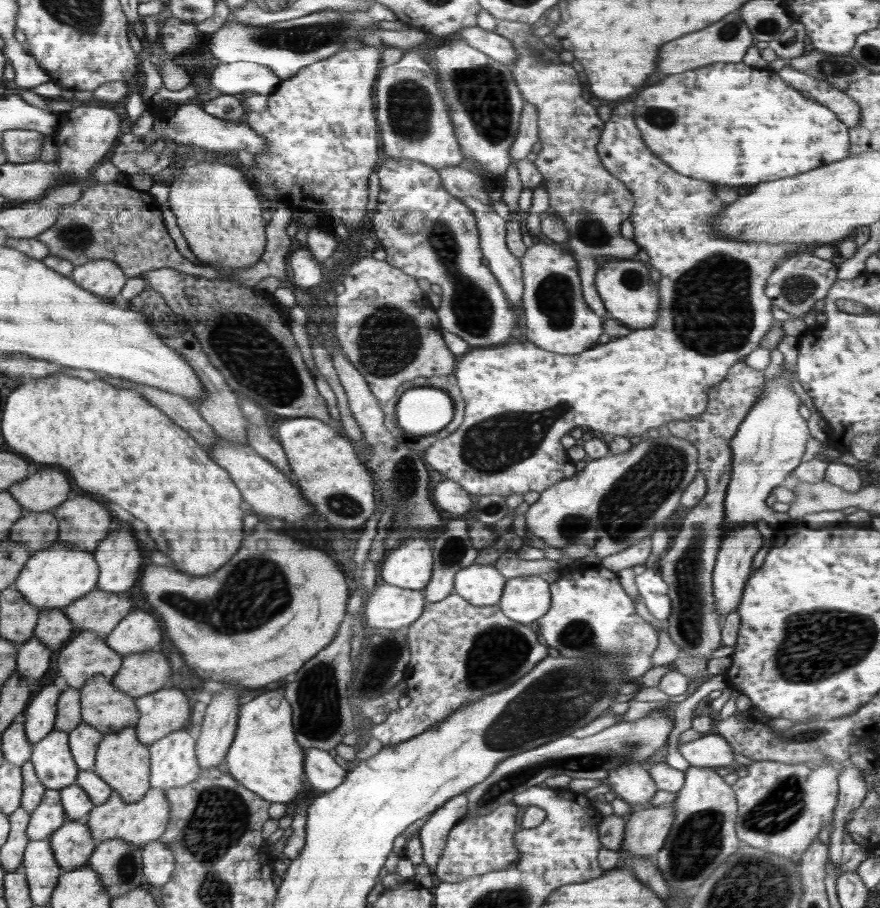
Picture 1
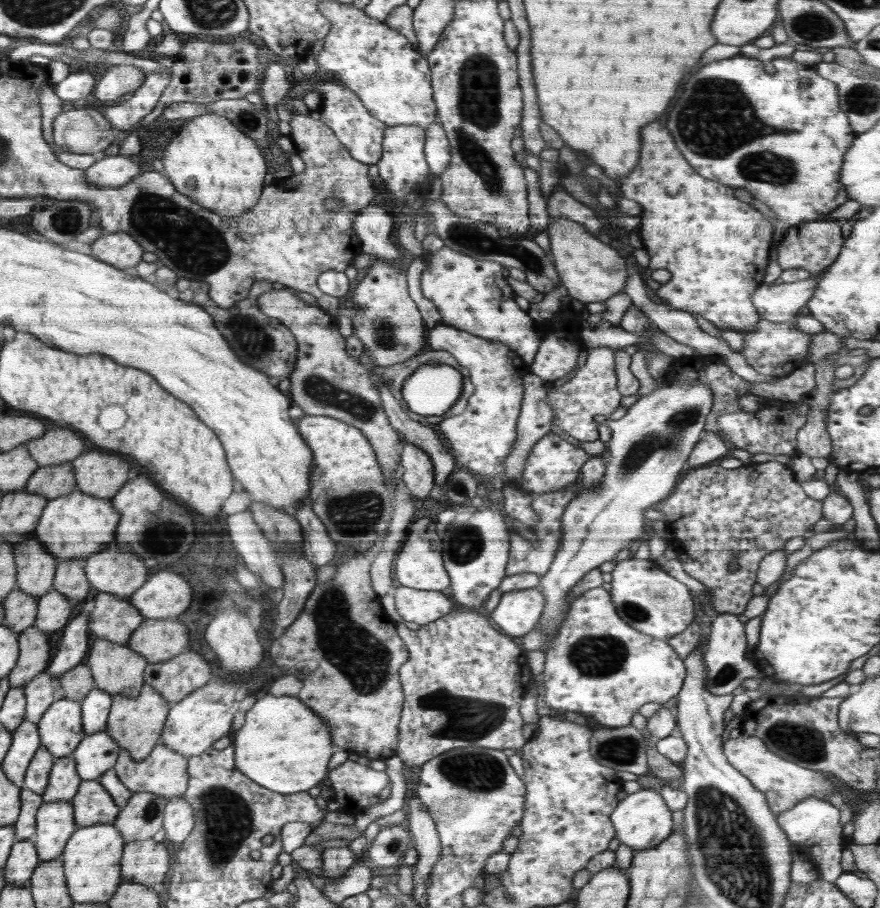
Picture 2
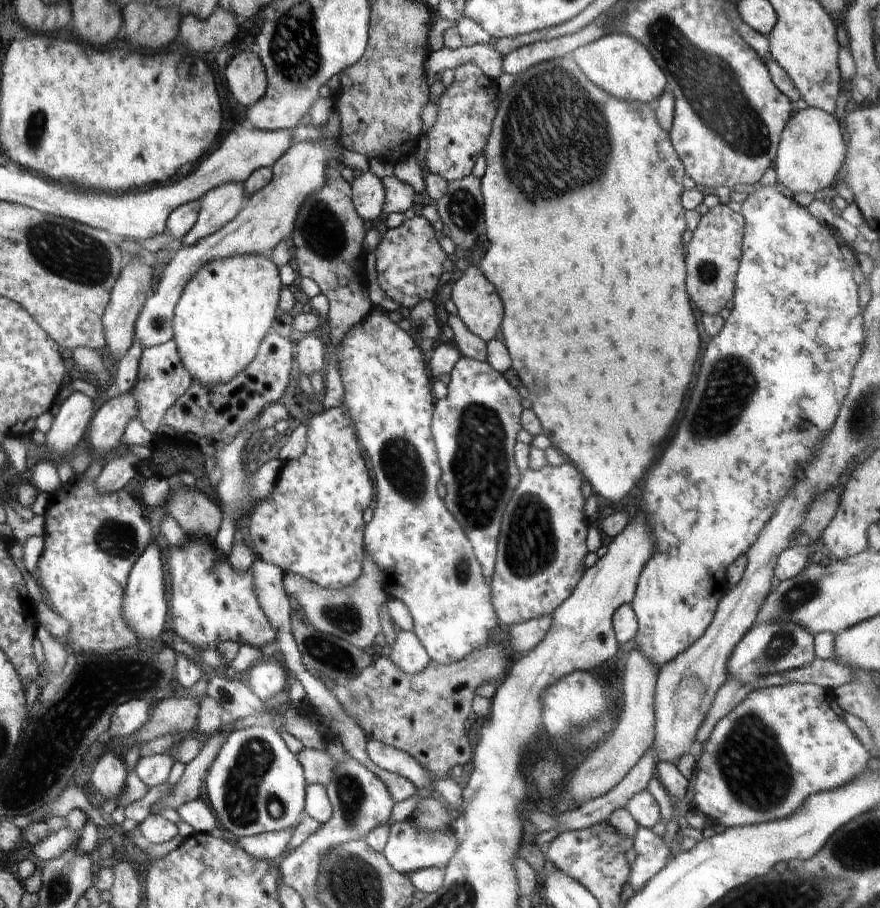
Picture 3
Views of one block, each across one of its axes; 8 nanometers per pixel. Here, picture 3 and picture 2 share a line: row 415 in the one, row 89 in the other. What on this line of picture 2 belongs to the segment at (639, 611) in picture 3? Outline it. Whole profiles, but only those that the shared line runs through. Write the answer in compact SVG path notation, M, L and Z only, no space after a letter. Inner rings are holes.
M734 56L710 62L698 74L688 78L666 124L678 151L684 154L684 159L690 162L697 174L707 180L734 186L734 189L748 190L754 199L768 206L776 222L795 225L824 220L849 200L839 180L845 155L857 133L850 126L847 114L840 109L836 84L824 80L814 66L798 64L791 57L761 61L748 56Z

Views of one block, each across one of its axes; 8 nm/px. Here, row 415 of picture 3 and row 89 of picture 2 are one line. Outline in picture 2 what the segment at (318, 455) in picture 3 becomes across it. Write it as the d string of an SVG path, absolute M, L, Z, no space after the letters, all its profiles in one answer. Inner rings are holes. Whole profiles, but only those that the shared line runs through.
M332 81L319 82L314 91L322 97L320 104L320 121L332 129L337 140L348 150L351 158L366 165L376 165L383 154L383 139L387 124L374 118L363 102L343 85Z

